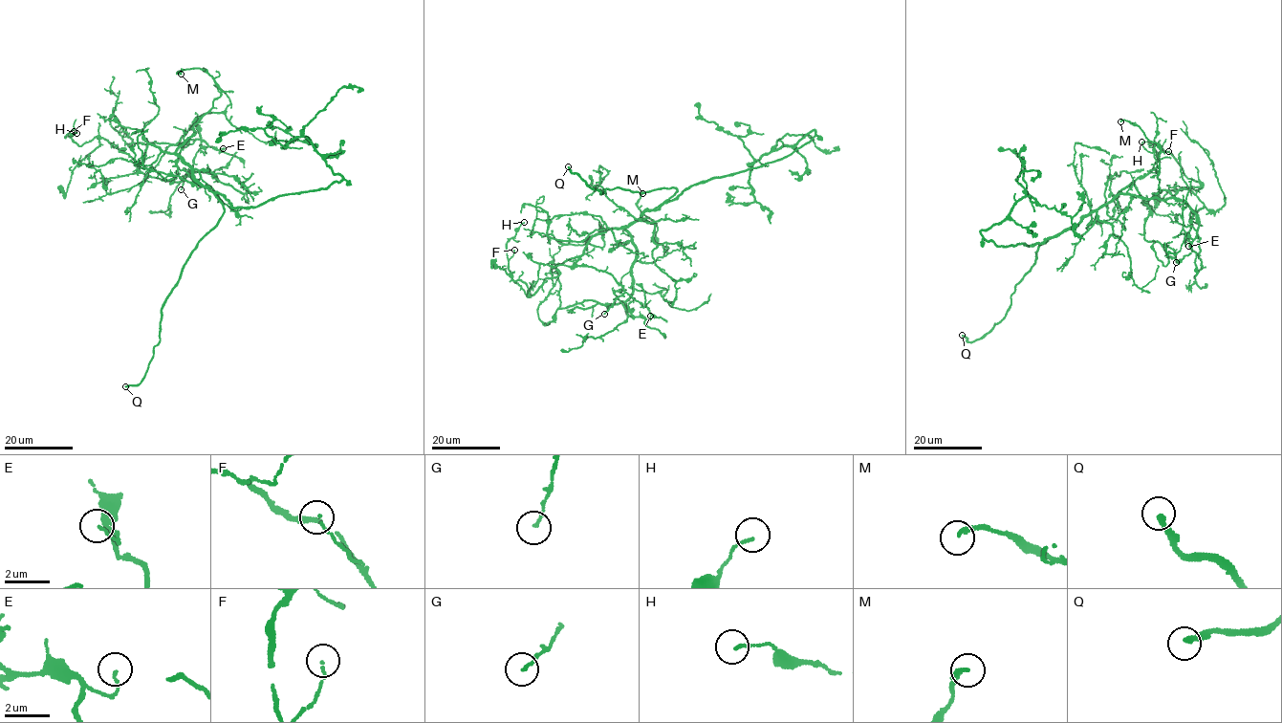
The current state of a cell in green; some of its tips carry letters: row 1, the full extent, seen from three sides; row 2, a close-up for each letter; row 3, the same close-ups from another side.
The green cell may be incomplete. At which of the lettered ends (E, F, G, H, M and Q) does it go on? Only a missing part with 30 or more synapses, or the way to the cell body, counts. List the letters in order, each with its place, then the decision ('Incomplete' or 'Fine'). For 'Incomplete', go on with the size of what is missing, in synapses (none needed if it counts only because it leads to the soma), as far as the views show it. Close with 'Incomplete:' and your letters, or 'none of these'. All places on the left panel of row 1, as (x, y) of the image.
E: Place: (223, 148). Fine
F: Place: (74, 131). Fine
G: Place: (181, 189). Fine
H: Place: (76, 133). Fine
M: Place: (181, 74). Fine
Q: Place: (125, 386). Incomplete
Incomplete: Q

